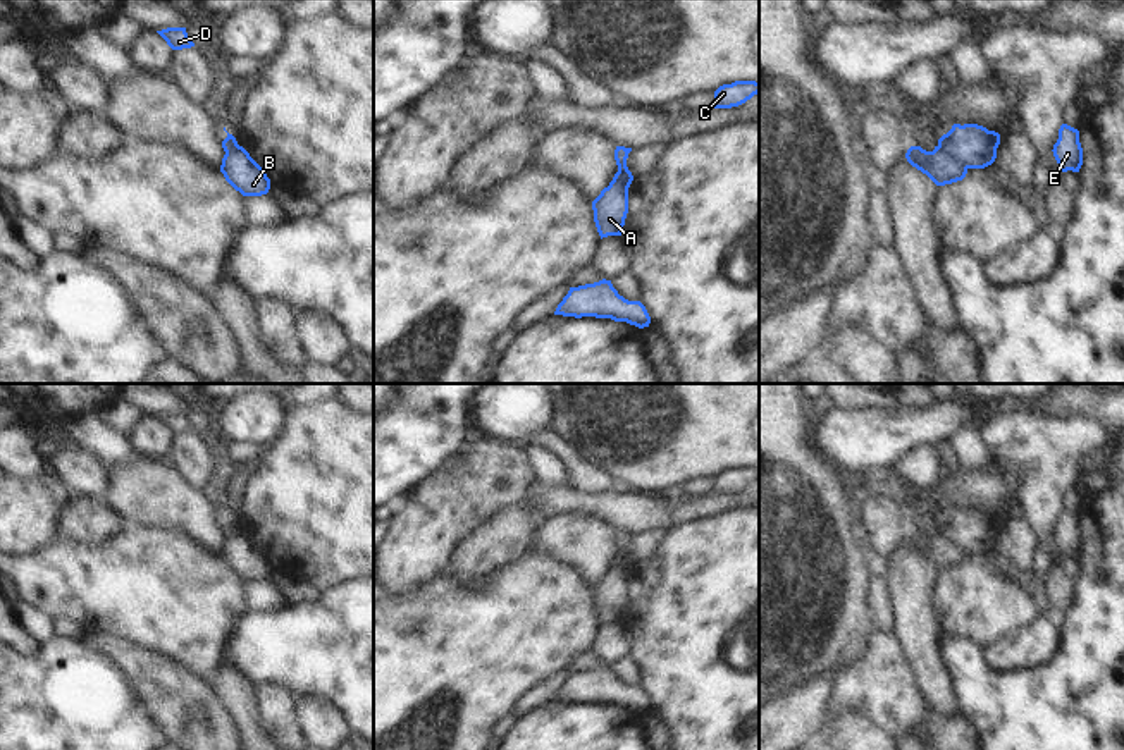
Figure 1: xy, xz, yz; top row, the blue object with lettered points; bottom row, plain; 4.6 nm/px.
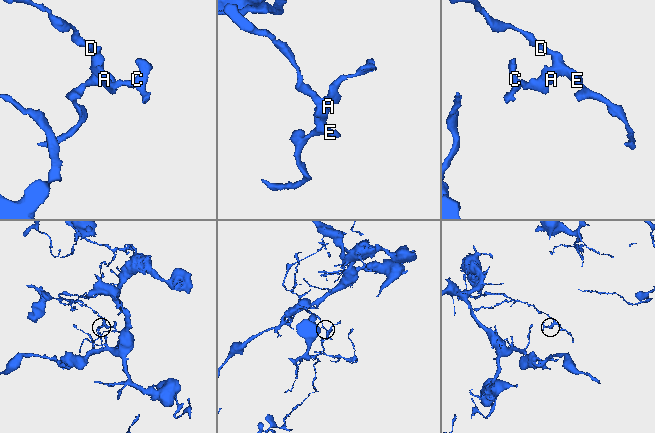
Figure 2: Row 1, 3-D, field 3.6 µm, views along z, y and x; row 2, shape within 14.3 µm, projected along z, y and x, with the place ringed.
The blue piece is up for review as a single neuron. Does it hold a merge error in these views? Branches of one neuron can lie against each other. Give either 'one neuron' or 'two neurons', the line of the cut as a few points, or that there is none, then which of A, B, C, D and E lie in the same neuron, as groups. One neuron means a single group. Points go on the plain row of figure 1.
two neurons; cut in yz along (937, 532), (949, 537), (966, 554); A D E / B C

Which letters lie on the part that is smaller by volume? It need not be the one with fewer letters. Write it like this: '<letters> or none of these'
B, C

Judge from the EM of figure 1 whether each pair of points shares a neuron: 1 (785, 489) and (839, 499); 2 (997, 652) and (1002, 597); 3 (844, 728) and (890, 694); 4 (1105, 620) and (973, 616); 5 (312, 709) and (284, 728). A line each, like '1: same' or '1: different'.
1: same
2: different
3: different
4: different
5: different

